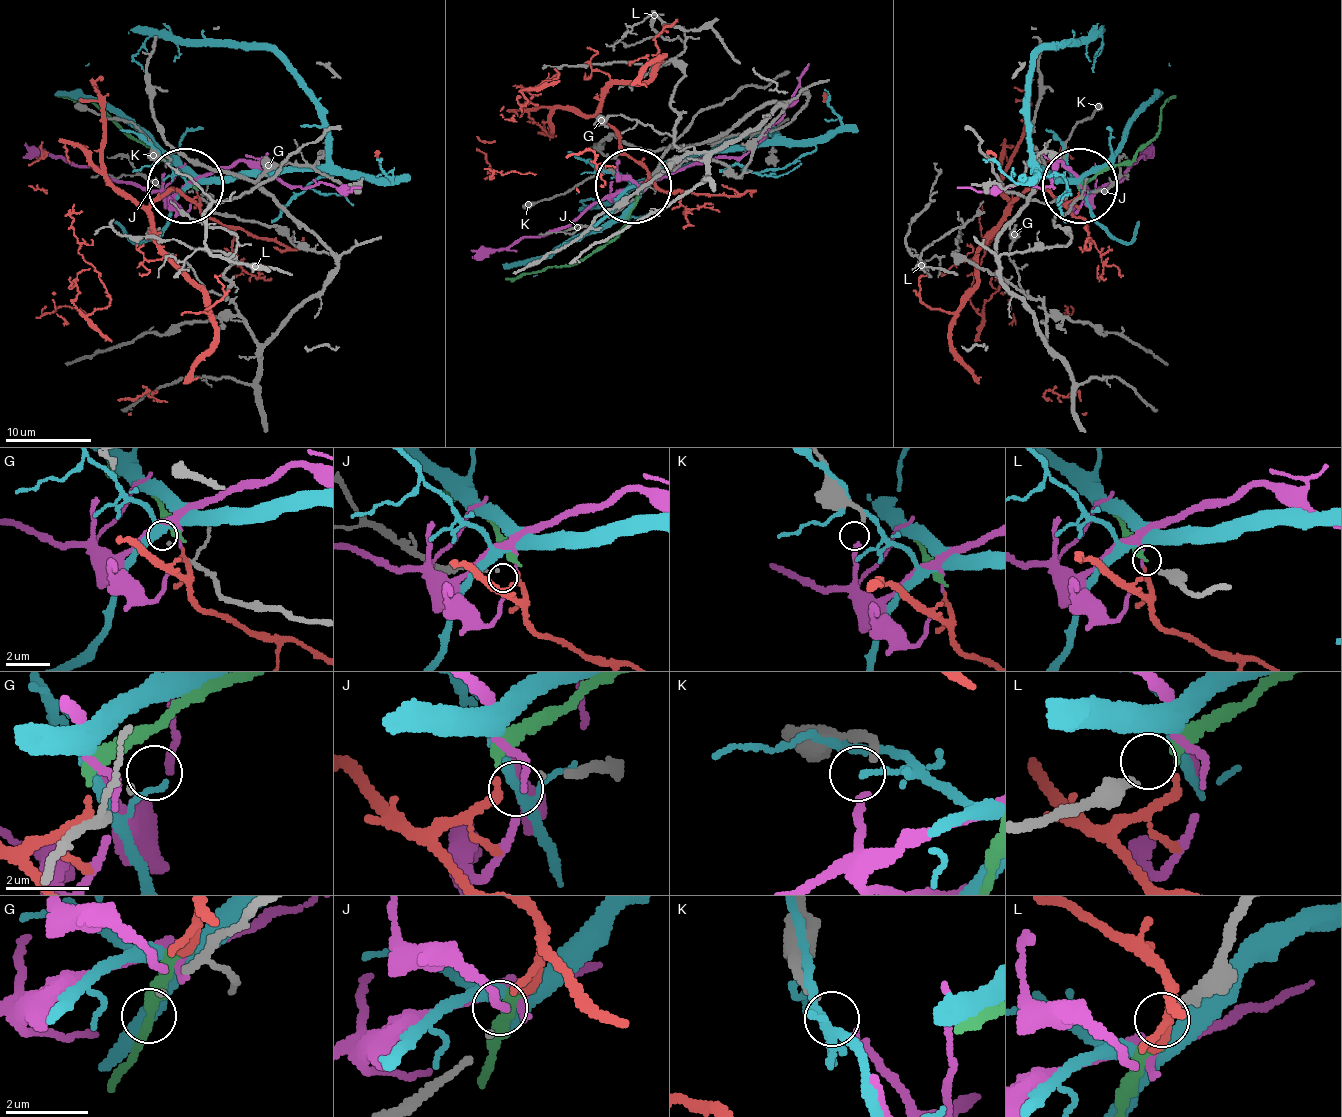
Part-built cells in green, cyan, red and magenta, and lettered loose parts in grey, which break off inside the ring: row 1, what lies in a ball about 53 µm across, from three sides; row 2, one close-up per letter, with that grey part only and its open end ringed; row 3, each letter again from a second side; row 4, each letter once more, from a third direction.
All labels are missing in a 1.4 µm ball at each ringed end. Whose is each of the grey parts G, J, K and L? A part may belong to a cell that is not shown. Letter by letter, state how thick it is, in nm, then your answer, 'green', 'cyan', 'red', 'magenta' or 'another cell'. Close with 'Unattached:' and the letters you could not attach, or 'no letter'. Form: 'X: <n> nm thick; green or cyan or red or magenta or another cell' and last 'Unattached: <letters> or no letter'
G: 80 nm thick; another cell
J: 110 nm thick; red
K: 180 nm thick; magenta
L: 240 nm thick; green
Unattached: G

